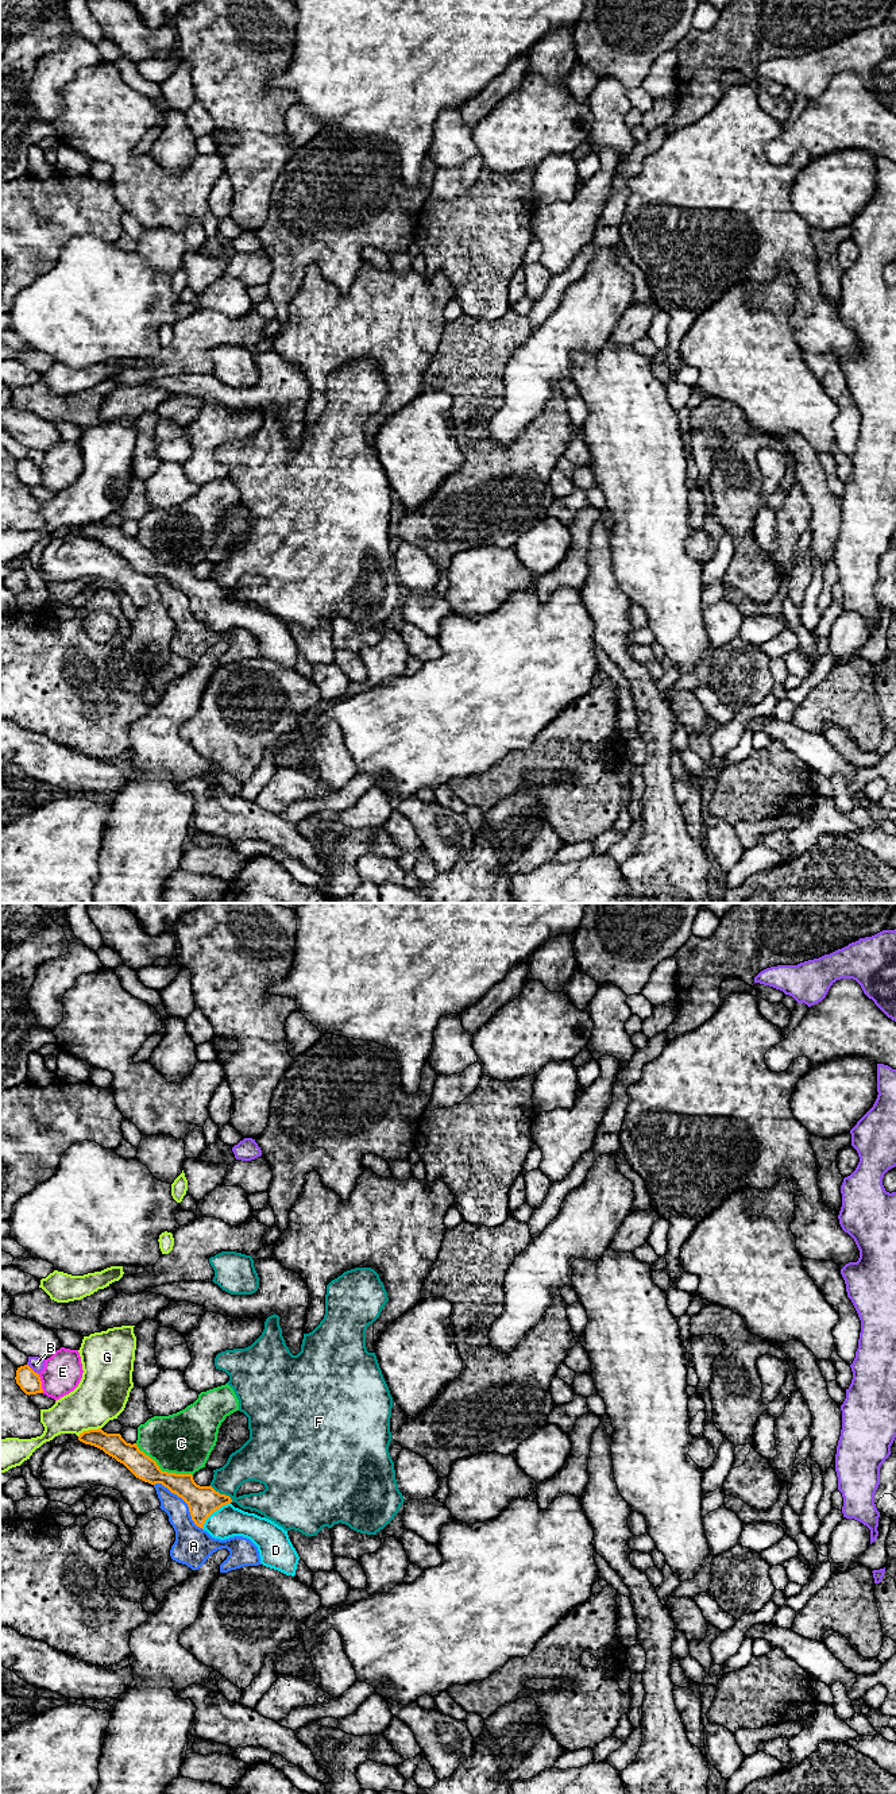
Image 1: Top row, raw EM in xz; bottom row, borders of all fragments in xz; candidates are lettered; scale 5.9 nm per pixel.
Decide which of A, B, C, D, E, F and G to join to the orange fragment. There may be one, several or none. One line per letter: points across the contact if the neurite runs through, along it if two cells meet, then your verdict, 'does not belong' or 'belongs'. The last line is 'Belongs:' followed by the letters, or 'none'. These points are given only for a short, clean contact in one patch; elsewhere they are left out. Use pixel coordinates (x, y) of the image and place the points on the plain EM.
A: does not belong
B: does not belong
C: border along xz (135, 536), (162, 563), (189, 566), (192, 568); does not belong
D: runs through xz (203, 594), (213, 604), (223, 613), (228, 614); belongs
E: does not belong
F: border along xz (209, 578), (227, 587), (232, 594); does not belong
G: does not belong
Belongs: D

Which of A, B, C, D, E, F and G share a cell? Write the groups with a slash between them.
A / B / C / D / E / F / G

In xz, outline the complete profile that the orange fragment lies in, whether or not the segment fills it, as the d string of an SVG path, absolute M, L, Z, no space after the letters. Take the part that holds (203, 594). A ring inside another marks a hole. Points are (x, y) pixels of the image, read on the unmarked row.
M101 521L89 522L80 526L78 533L103 543L136 571L151 578L162 576L181 590L188 597L194 617L212 630L247 630L258 640L263 659L296 668L300 649L287 624L274 614L235 601L229 589L220 587L212 579L197 578L192 567L162 564L136 536L127 536L120 526L107 526Z

